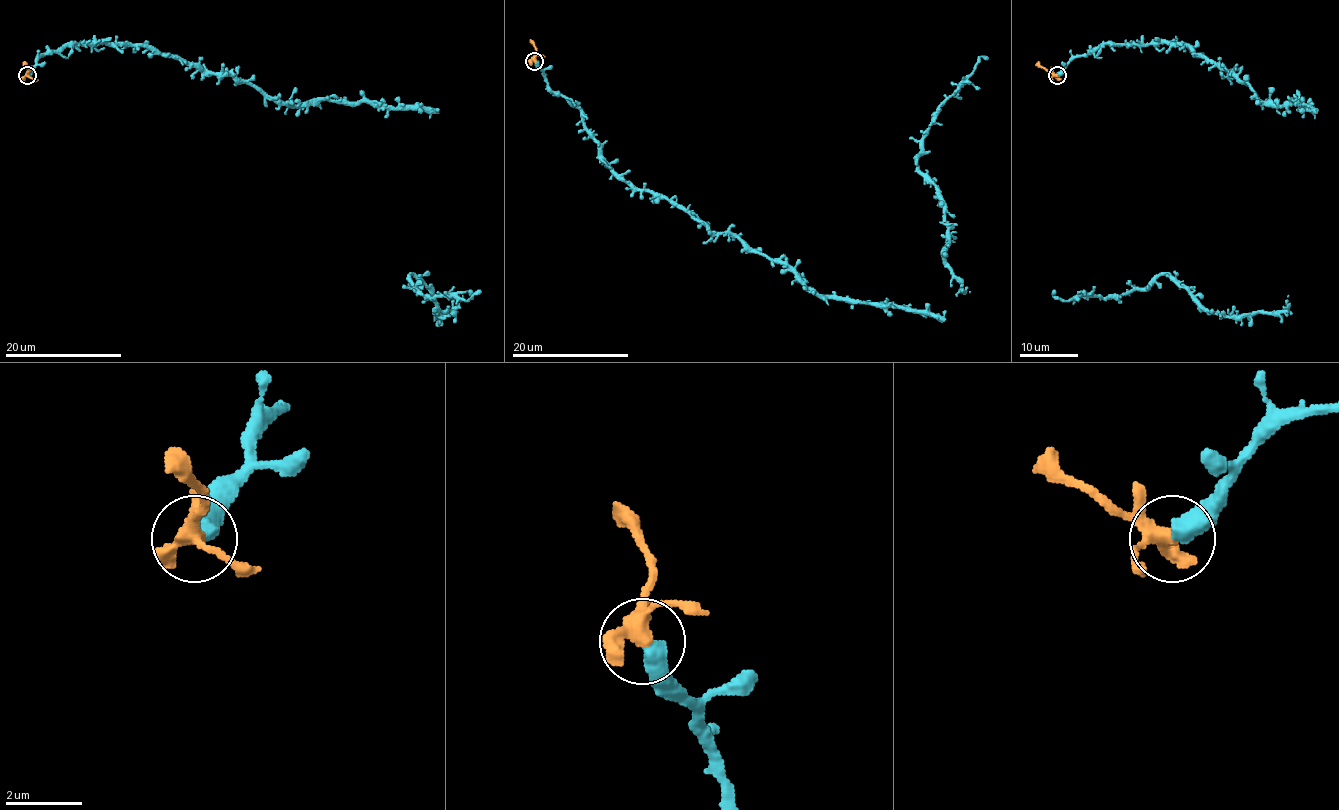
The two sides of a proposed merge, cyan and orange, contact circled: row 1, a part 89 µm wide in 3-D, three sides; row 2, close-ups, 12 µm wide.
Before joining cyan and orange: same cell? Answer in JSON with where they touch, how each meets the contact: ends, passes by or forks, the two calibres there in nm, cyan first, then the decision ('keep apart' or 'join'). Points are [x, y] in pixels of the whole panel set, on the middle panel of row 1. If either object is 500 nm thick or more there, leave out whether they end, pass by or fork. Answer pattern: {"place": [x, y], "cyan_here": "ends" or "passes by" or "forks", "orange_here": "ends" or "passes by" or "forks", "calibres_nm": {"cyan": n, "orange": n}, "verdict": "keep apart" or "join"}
{"place": [534, 61], "cyan_here": "ends", "orange_here": "forks", "calibres_nm": {"cyan": 480, "orange": 300}, "verdict": "join"}

